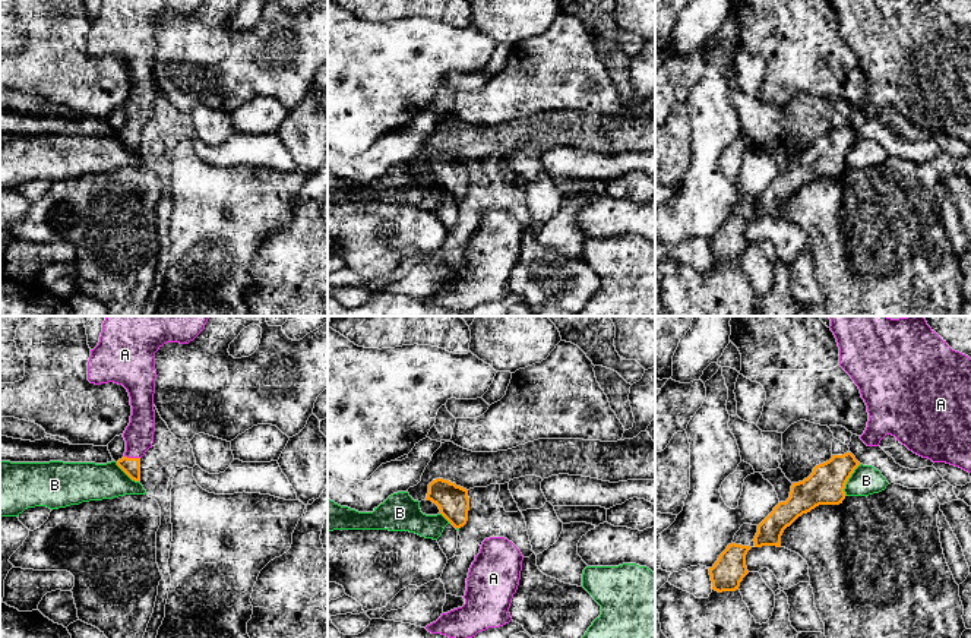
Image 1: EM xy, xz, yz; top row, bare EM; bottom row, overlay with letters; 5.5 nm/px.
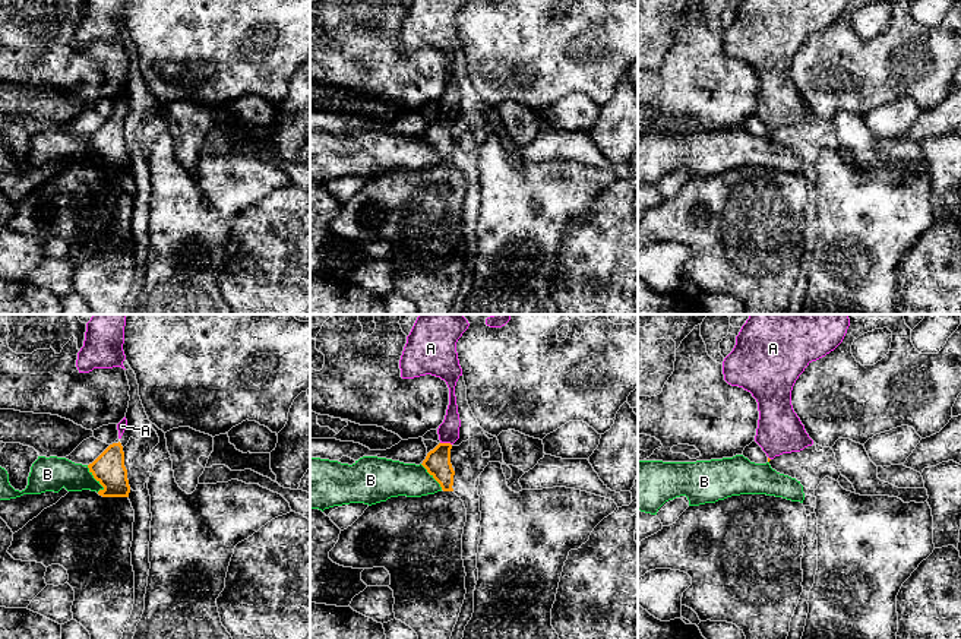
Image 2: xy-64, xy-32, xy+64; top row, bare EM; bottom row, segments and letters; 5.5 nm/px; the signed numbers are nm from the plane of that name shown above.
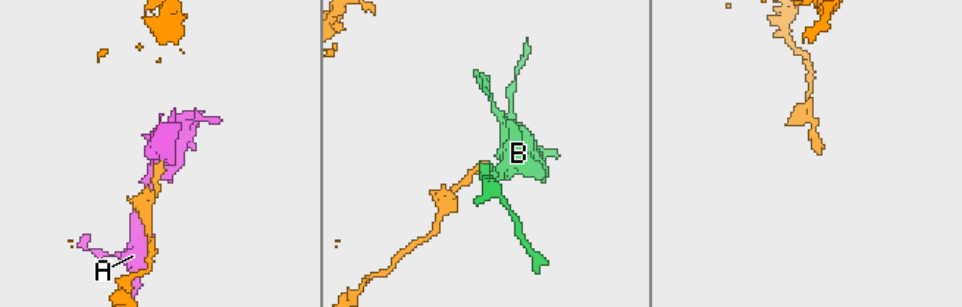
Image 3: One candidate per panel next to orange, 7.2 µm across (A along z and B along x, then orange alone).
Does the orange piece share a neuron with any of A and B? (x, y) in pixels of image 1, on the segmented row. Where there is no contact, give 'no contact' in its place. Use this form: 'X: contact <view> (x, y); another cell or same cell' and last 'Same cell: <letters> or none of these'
A: contact xy (132, 458); same cell
B: contact yz (847, 480); another cell
Same cell: A

